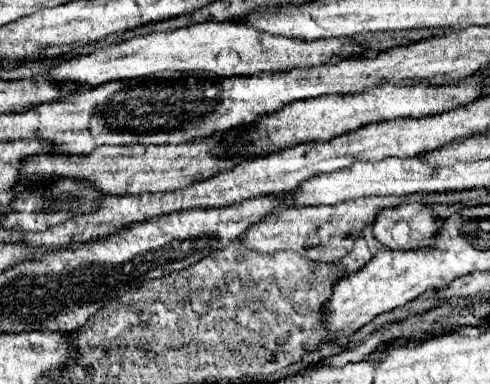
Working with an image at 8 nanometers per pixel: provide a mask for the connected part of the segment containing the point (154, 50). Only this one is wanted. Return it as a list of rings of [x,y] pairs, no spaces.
[[[197,23],[191,27],[165,31],[165,33],[147,33],[133,37],[119,45],[103,47],[91,55],[83,55],[61,65],[49,67],[47,73],[59,81],[71,79],[77,83],[77,91],[99,87],[109,81],[133,79],[133,77],[151,77],[161,71],[211,71],[219,77],[245,77],[245,75],[263,75],[291,71],[297,67],[317,67],[327,65],[333,59],[357,59],[367,51],[355,39],[349,37],[331,37],[331,39],[301,39],[301,37],[283,37],[257,31],[243,23]]]

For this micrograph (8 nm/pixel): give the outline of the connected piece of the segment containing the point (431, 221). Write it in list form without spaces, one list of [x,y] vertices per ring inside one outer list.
[[[419,203],[385,209],[373,223],[375,239],[391,251],[429,251],[435,245],[437,231],[437,215]]]

